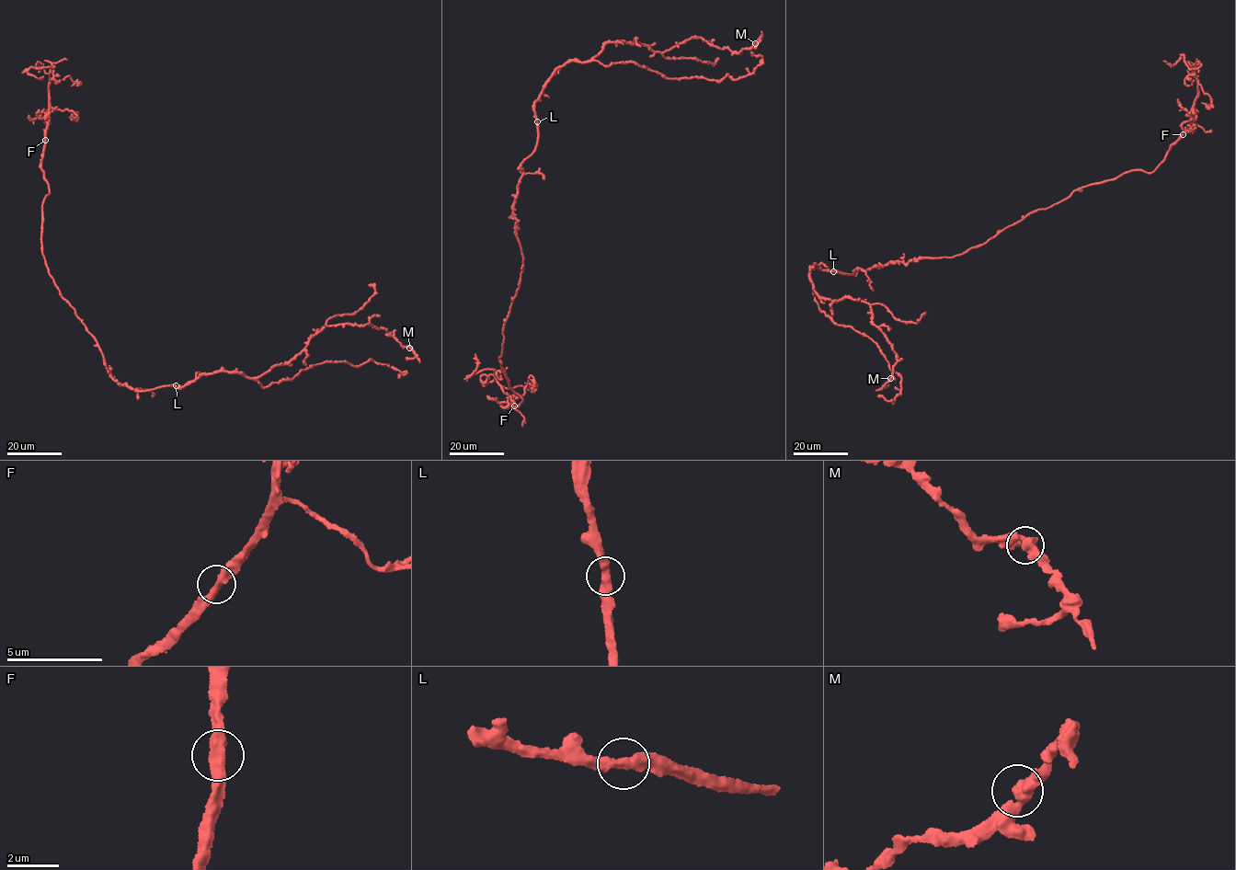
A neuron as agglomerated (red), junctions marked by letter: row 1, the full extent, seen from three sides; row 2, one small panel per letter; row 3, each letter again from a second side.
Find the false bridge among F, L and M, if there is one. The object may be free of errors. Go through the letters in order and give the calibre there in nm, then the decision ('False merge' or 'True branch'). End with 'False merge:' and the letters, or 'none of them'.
F: Thickness 440 nm. True branch
L: Thickness 440 nm. True branch
M: Thickness 480 nm. True branch
False merge: none of them

